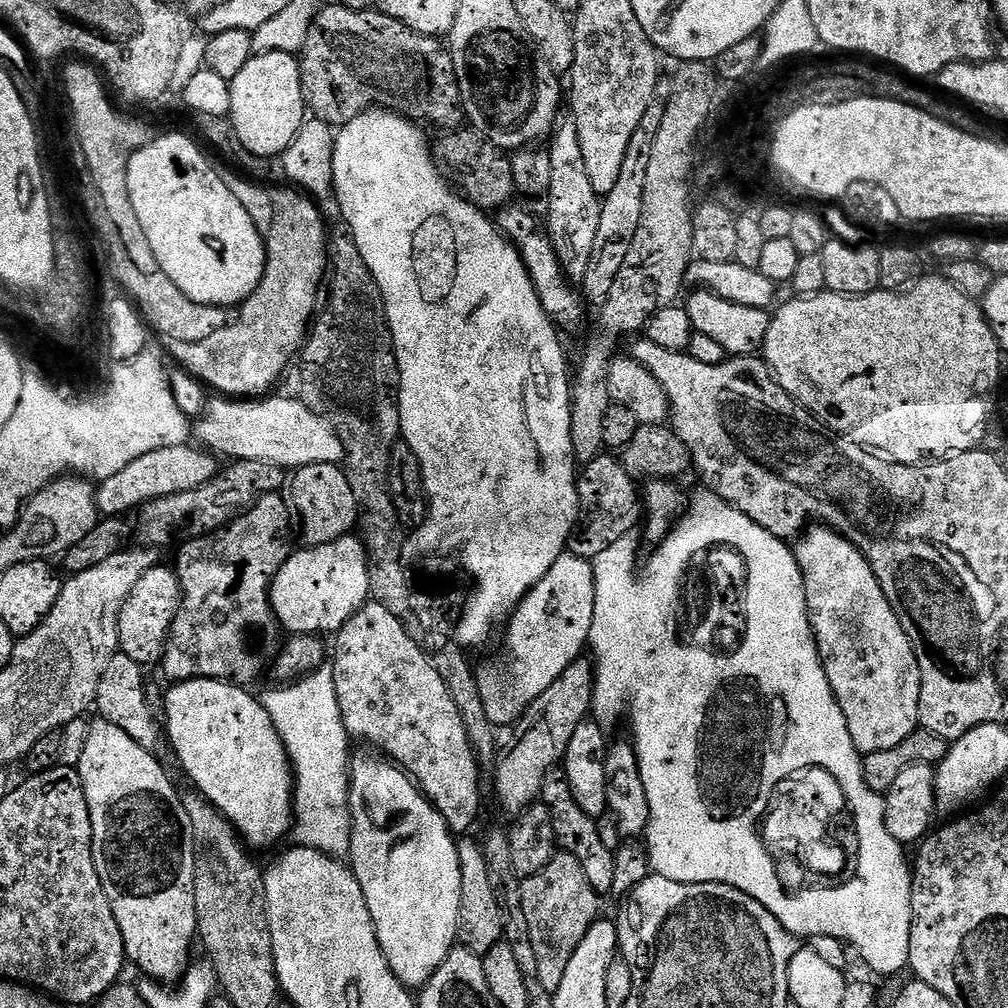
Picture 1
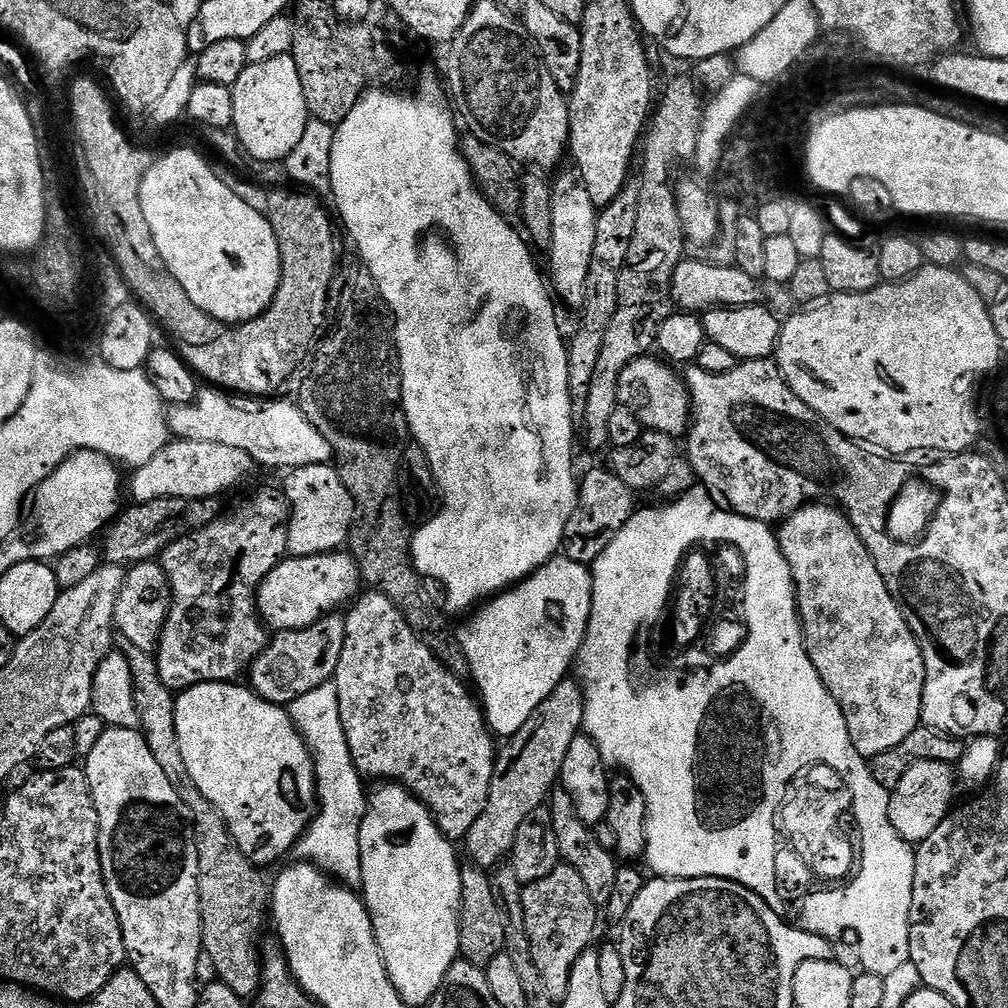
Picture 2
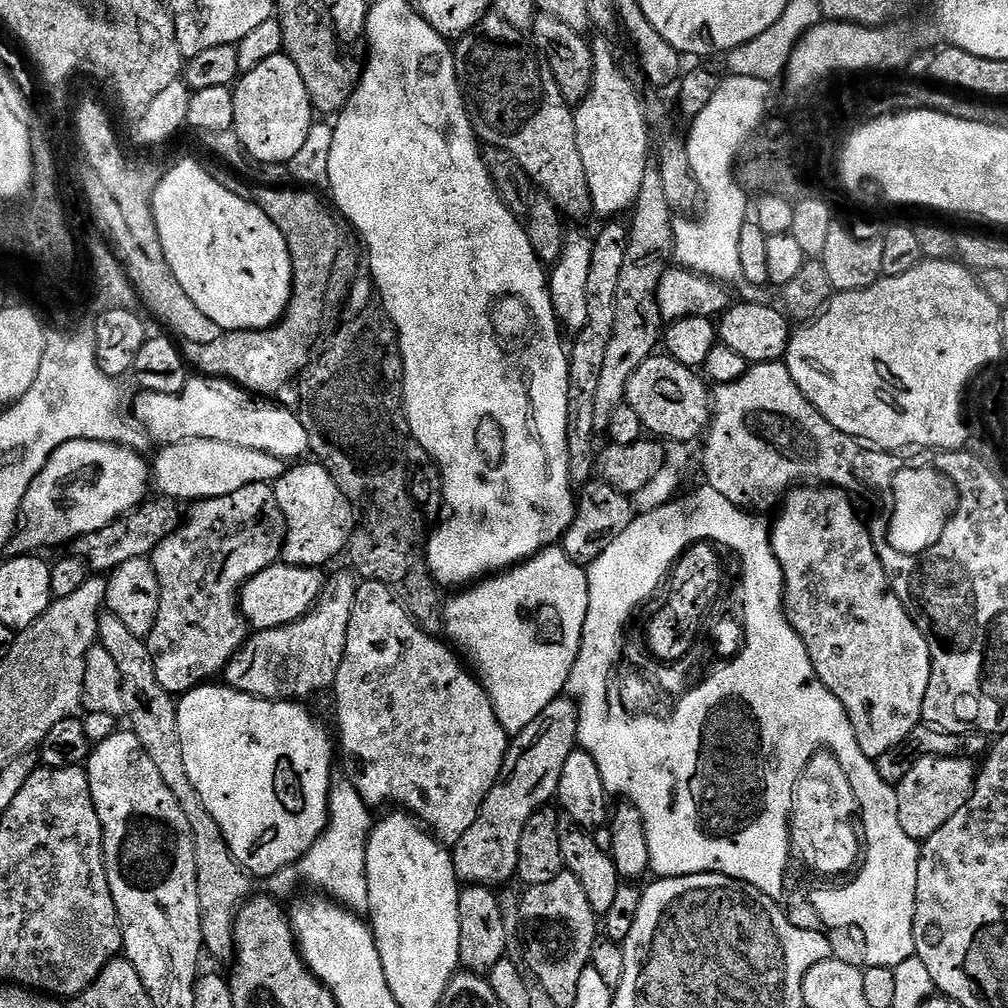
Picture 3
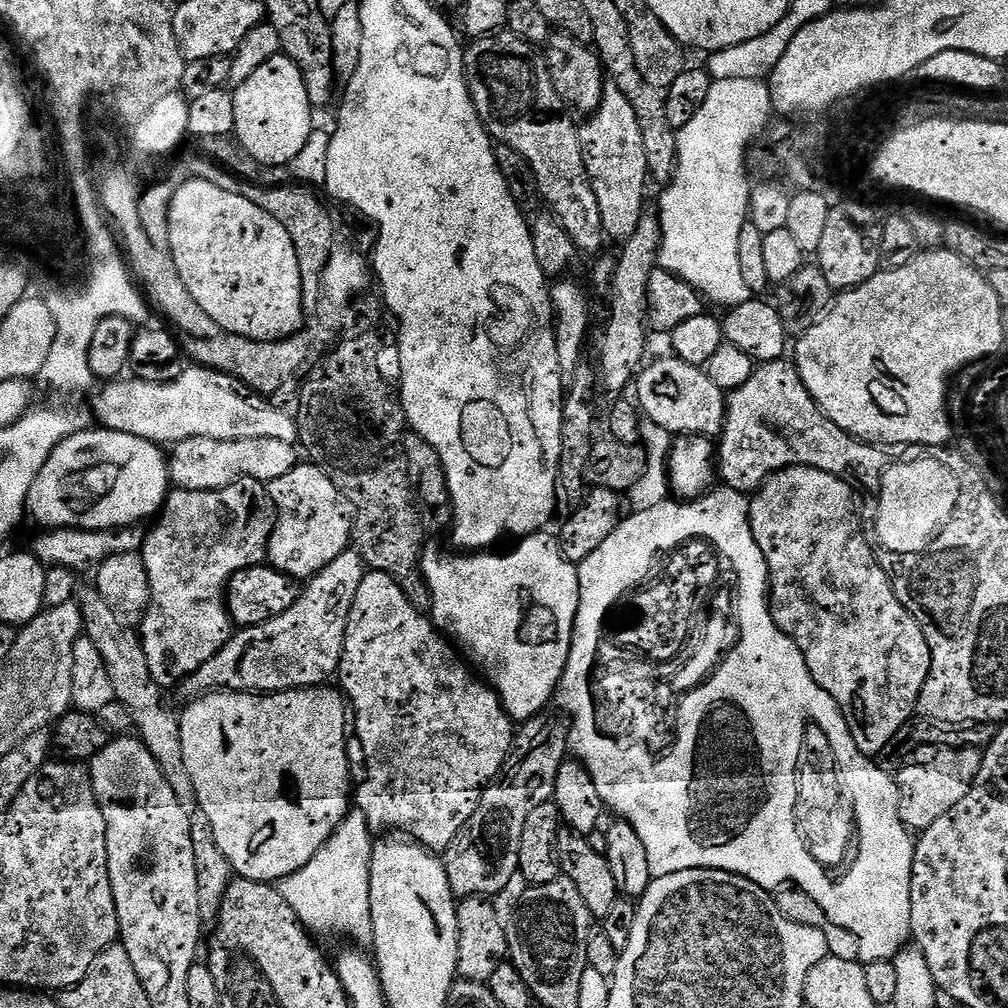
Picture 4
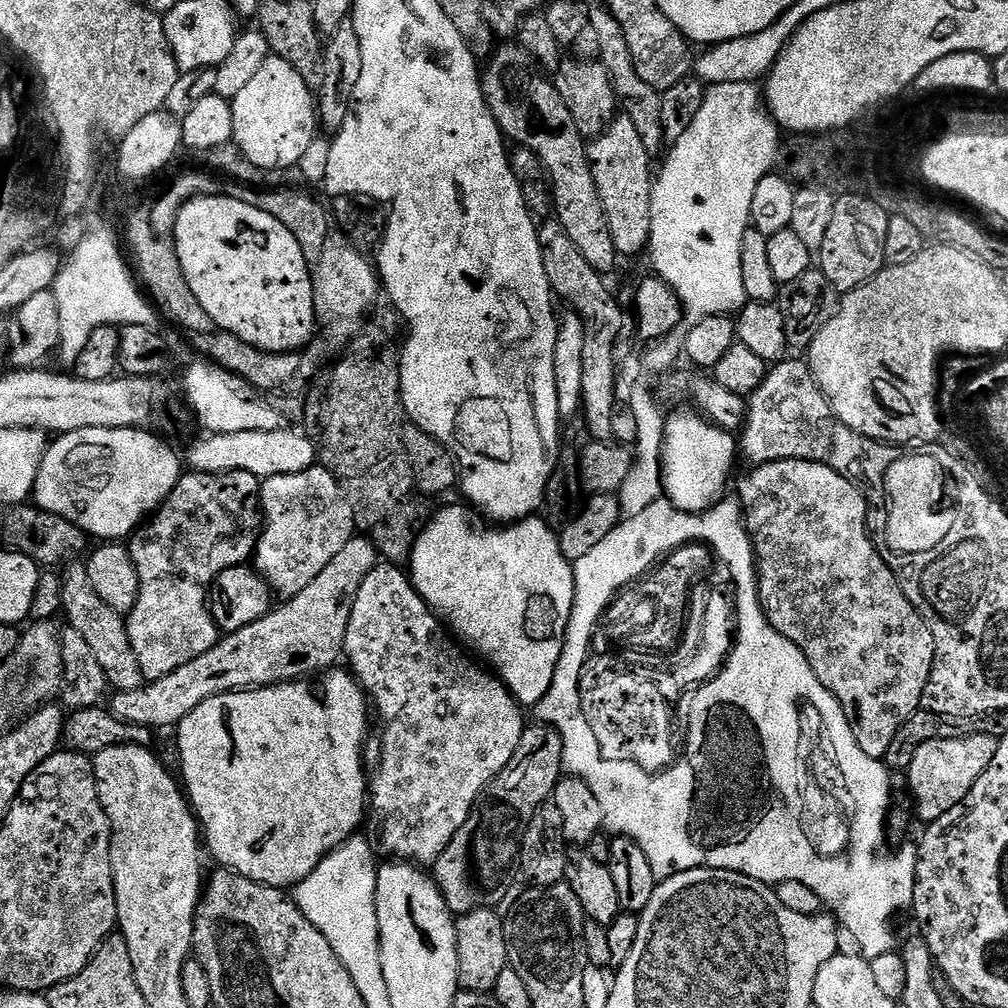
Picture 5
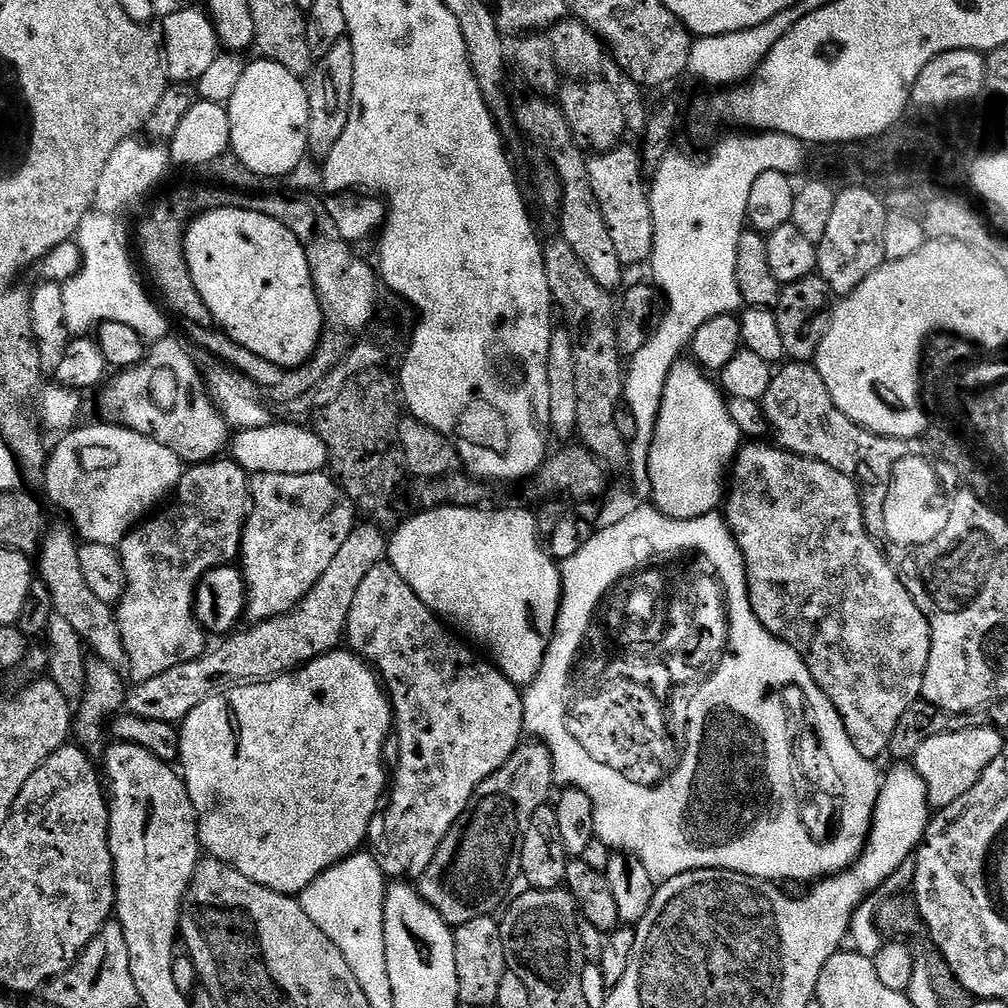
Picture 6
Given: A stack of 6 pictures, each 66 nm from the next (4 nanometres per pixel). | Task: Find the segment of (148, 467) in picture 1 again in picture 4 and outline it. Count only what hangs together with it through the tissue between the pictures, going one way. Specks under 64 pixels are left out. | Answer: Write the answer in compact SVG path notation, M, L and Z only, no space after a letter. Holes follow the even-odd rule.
M186 438L178 442L171 449L168 462L168 474L171 483L176 488L188 490L210 490L225 488L233 484L235 480L242 478L254 478L271 482L282 478L282 474L290 474L290 470L296 467L298 457L297 449L286 442L278 442L278 438L250 438L249 440L219 440L218 438Z

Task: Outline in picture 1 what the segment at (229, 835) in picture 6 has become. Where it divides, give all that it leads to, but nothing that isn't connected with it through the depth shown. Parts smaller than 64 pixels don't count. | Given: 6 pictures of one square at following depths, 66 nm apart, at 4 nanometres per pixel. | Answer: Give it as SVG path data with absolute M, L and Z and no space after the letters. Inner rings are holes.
M182 680L173 683L169 688L172 689L164 696L164 716L162 712L162 720L166 725L166 740L172 743L177 762L184 767L185 774L192 779L191 787L236 829L245 845L253 844L256 848L268 848L271 844L278 843L283 836L287 837L294 823L294 769L292 763L288 761L288 751L284 748L284 743L280 741L280 735L276 732L270 714L266 714L263 703L257 697L255 700L248 693L251 691L247 687L229 684L227 680Z

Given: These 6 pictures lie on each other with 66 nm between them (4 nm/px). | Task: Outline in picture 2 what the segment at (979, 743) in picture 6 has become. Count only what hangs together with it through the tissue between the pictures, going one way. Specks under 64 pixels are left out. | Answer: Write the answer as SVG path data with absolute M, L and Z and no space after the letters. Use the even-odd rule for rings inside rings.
M914 762L906 774L902 774L902 782L891 789L890 792L890 822L894 830L910 845L918 845L948 817L948 813L953 811L954 803L952 799L956 796L956 784L958 776L953 765L942 762Z

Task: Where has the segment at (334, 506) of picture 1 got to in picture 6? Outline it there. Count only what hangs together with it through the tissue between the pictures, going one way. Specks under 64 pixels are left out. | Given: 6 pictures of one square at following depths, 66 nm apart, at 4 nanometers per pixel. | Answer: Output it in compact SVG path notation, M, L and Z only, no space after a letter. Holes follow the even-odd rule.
M257 472L251 477L252 506L248 514L248 521L244 527L244 536L240 539L240 554L238 567L244 574L244 584L248 587L248 602L246 605L246 616L252 624L260 624L263 620L273 620L275 616L286 616L292 609L300 605L300 600L309 592L322 578L322 574L330 567L331 559L337 554L338 548L345 544L346 538L350 537L352 529L358 523L358 512L352 503L352 499L340 489L339 484L331 475L324 472L314 474L266 474Z

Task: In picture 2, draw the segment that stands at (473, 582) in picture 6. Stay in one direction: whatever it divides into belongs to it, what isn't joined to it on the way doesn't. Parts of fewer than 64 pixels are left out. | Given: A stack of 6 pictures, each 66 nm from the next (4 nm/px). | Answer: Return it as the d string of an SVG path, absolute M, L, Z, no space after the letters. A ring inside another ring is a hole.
M560 554L546 561L519 584L483 601L469 615L473 616L458 628L460 649L468 663L468 676L474 688L476 683L475 691L484 709L484 719L497 737L518 734L518 730L530 722L530 714L542 706L542 702L571 673L568 672L571 668L573 671L588 633L591 613L592 573L589 565L579 564Z

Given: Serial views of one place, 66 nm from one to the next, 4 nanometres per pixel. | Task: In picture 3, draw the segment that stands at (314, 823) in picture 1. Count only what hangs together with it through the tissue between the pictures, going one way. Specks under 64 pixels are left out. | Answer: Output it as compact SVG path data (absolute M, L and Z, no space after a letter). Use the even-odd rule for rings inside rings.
M337 779L332 785L332 794L328 799L328 827L293 867L283 868L275 876L267 877L267 891L273 897L284 898L295 886L296 879L301 876L310 887L320 891L317 893L344 905L348 911L367 913L370 890L366 882L366 846L374 823L374 816L368 812L371 812L370 805L360 797L355 783L351 779Z

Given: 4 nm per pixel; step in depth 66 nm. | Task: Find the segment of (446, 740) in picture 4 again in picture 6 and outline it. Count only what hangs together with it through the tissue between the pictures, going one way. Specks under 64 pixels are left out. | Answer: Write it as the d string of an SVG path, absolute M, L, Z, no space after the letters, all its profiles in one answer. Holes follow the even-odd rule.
M381 562L370 570L366 578L363 579L362 586L359 587L358 594L354 597L354 602L351 603L346 631L347 647L357 656L364 657L372 665L385 687L394 709L396 772L394 768L390 776L390 795L387 797L382 811L372 819L366 844L385 877L396 882L415 881L427 870L430 862L434 862L434 854L438 854L438 846L444 841L446 834L450 834L454 822L458 822L458 818L462 818L462 814L468 809L468 803L471 802L472 795L476 793L478 786L482 786L482 782L486 782L486 778L490 778L504 766L504 763L514 755L526 736L524 698L521 689L514 682L510 682L510 678L506 678L506 674L502 674L491 659L479 660L463 642L465 643L441 617L426 607L422 598L418 598L418 594L414 594L414 590L405 582L402 574L398 574L398 570L394 570L394 566L390 563Z

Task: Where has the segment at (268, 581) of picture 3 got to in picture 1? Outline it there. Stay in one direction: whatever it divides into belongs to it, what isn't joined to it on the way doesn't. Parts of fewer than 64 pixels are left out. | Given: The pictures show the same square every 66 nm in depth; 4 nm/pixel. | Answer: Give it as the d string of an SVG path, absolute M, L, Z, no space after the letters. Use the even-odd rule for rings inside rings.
M349 534L340 539L335 539L334 542L324 544L314 544L304 546L304 549L293 551L292 557L289 558L282 566L282 570L278 570L278 574L272 577L272 585L268 591L268 597L272 603L272 613L276 615L276 623L280 625L285 633L292 636L320 636L329 633L335 634L339 632L342 625L351 618L362 605L369 601L371 592L369 590L369 572L368 572L368 554L364 548L364 543L357 535Z

